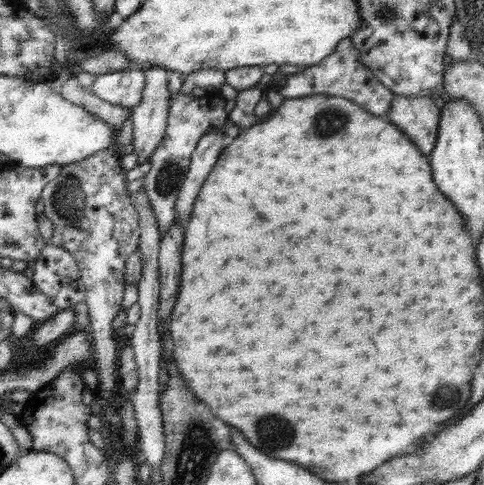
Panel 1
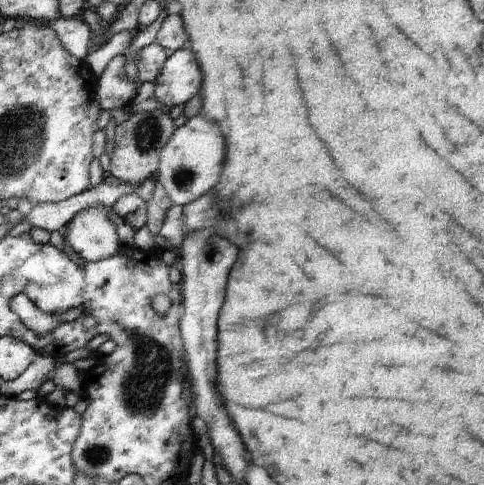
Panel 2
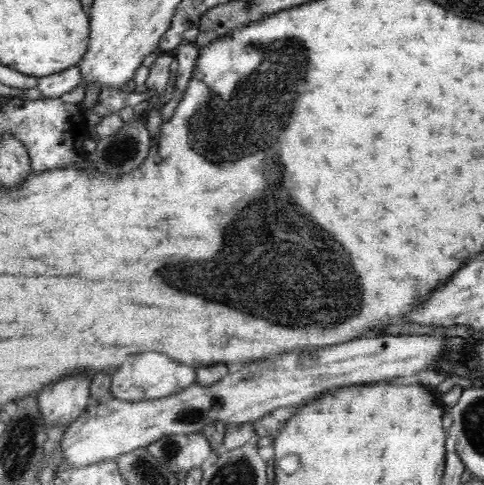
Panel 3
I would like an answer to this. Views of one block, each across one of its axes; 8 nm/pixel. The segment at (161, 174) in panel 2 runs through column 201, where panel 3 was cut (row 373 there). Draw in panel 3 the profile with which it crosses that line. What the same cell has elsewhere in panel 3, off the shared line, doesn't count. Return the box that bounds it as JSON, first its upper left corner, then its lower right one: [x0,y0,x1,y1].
[110,352,200,402]

